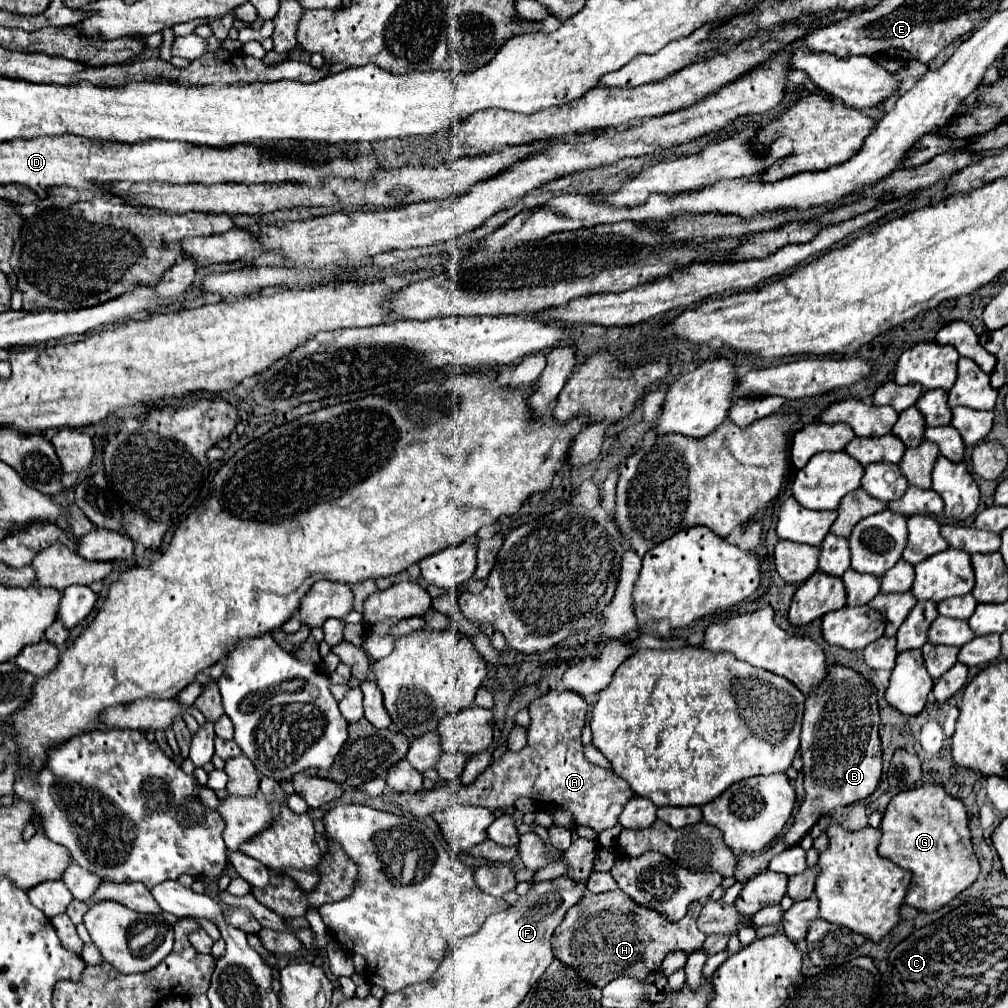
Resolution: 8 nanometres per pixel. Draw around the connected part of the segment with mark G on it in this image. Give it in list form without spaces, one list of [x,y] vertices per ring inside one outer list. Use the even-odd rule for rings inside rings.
[[[921,785],[911,791],[903,791],[891,799],[891,803],[885,809],[883,821],[881,821],[881,843],[879,843],[879,855],[893,861],[895,865],[913,871],[913,881],[909,885],[909,893],[905,897],[907,905],[913,905],[919,911],[931,913],[947,905],[951,899],[955,899],[961,891],[965,891],[979,875],[979,859],[973,851],[971,833],[969,833],[969,819],[965,805],[951,797],[941,785]]]

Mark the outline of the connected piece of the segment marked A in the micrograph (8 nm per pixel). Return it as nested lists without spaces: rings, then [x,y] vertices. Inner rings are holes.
[[[551,691],[539,699],[535,699],[529,705],[529,715],[531,715],[531,725],[529,725],[529,743],[517,751],[517,753],[503,753],[497,761],[493,761],[489,765],[491,771],[483,771],[475,785],[459,785],[453,787],[453,783],[445,783],[443,787],[435,787],[433,791],[421,791],[421,793],[401,793],[395,795],[391,793],[391,801],[399,803],[403,809],[411,811],[417,817],[427,817],[433,815],[435,811],[443,811],[455,803],[463,803],[463,805],[479,805],[479,807],[487,807],[491,811],[495,809],[507,809],[513,805],[513,801],[517,797],[529,797],[535,805],[539,807],[561,807],[565,811],[569,811],[575,819],[577,825],[587,825],[595,831],[603,831],[609,829],[613,825],[617,825],[617,817],[623,811],[623,805],[627,805],[627,801],[631,801],[631,797],[635,797],[633,789],[627,785],[627,781],[623,781],[619,775],[613,773],[613,769],[603,769],[597,767],[593,763],[589,763],[583,757],[583,745],[581,745],[581,727],[585,725],[585,715],[587,715],[587,701],[573,693],[573,691]]]

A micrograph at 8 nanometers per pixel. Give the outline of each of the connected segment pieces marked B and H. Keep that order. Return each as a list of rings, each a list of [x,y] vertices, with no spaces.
[[[829,665],[825,681],[813,689],[805,701],[803,731],[801,731],[801,757],[805,775],[805,799],[795,815],[791,829],[783,835],[783,843],[763,851],[761,855],[739,855],[735,879],[745,885],[749,877],[767,869],[773,855],[797,845],[819,821],[819,817],[833,809],[853,805],[855,801],[871,795],[881,779],[881,741],[879,741],[879,705],[875,687],[849,667]]]
[[[619,889],[609,891],[609,893],[599,893],[599,895],[585,893],[583,899],[567,911],[565,919],[555,929],[555,933],[553,933],[553,953],[555,953],[555,959],[563,961],[565,965],[571,965],[585,981],[603,989],[609,981],[613,981],[619,975],[643,977],[647,971],[659,967],[663,963],[665,955],[671,953],[671,951],[681,949],[685,953],[691,953],[695,949],[701,949],[703,941],[705,941],[705,935],[697,929],[697,923],[695,923],[699,911],[701,911],[701,903],[691,903],[687,915],[681,921],[667,923],[663,915],[637,905],[635,901],[631,901],[631,897],[627,897]]]

